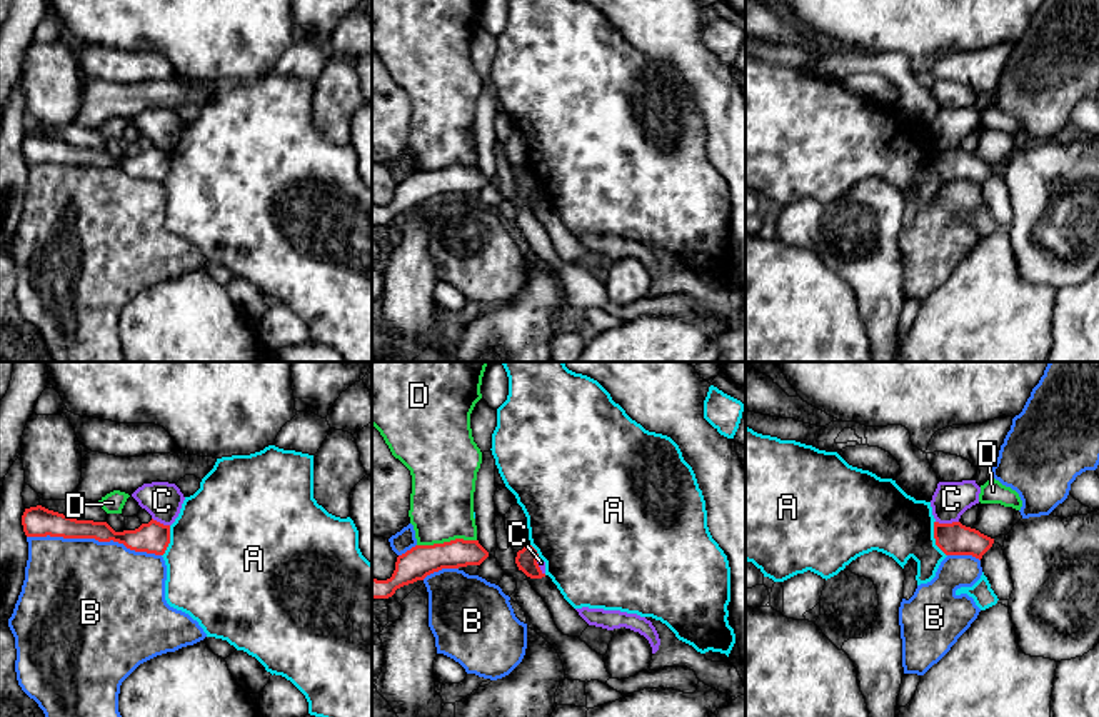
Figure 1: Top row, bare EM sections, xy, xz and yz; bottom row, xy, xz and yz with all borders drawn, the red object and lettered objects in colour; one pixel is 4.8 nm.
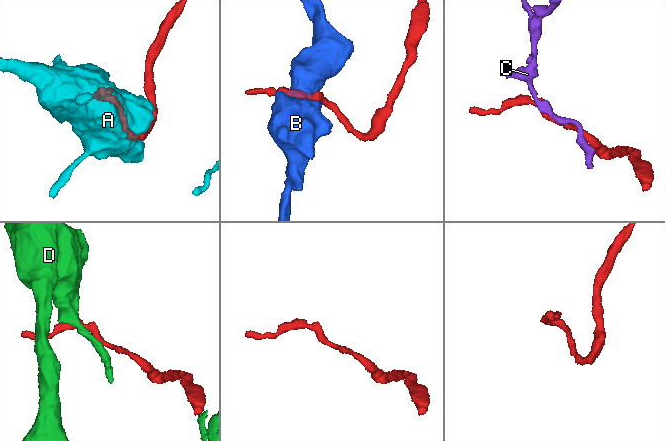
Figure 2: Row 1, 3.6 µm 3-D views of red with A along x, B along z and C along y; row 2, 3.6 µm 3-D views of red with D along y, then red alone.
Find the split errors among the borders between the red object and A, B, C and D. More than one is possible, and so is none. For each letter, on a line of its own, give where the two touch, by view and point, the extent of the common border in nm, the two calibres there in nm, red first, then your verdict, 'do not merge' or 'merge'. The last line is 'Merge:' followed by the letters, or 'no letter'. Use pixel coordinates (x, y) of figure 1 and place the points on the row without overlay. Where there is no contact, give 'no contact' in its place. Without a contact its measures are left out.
A: contact yz (934, 164); length 190 nm; calibres 160 and 320 nm; do not merge
B: contact xy (94, 164); length 650 nm; calibres 130 and 480 nm; do not merge
C: contact yz (948, 150); length 110 nm; calibres 160 and 180 nm; do not merge
D: contact xz (446, 169); length 280 nm; calibres 160 and 300 nm; do not merge
Merge: no letter

